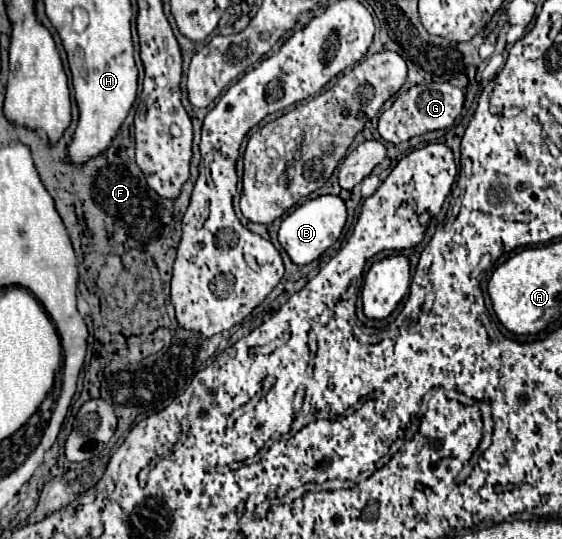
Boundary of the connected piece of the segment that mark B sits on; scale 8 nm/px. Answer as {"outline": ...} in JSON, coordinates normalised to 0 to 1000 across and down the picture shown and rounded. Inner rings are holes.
{"outline":[[[571,362],[564,369],[543,373],[504,406],[496,421],[496,451],[525,492],[550,492],[560,481],[568,481],[603,443],[614,410],[617,410],[617,388],[607,365]]]}

